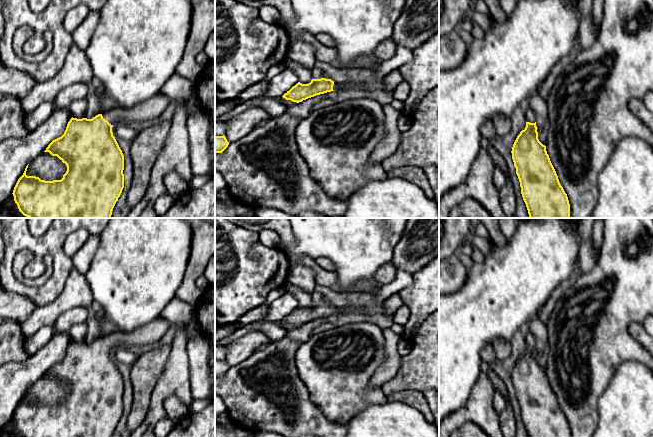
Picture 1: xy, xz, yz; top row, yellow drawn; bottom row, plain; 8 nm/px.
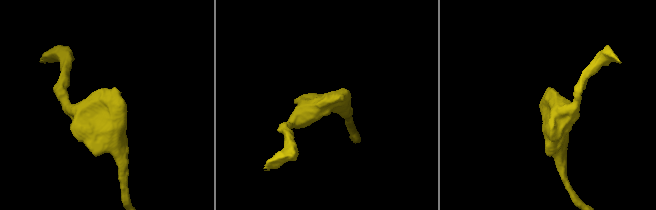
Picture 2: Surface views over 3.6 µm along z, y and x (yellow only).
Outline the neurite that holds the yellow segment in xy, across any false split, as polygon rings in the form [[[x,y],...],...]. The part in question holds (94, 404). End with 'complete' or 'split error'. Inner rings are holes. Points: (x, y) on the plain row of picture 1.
[[[160,316],[132,332],[118,330],[103,338],[98,338],[92,343],[72,341],[64,358],[53,364],[44,375],[49,376],[52,380],[57,380],[65,387],[66,397],[61,404],[45,405],[36,400],[27,400],[27,389],[12,417],[19,435],[21,437],[112,437],[124,412],[124,379],[113,360],[112,351],[119,346],[142,346],[158,343],[167,333],[171,324],[166,318]]] | split error

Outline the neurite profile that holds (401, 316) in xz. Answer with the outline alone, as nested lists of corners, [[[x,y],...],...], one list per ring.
[[[402,305],[396,310],[392,319],[394,323],[404,326],[408,323],[410,316],[411,316],[411,311],[408,308],[408,306]]]

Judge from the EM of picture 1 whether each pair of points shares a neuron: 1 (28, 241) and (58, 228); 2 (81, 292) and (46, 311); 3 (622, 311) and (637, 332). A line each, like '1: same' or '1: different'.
1: same
2: same
3: different

